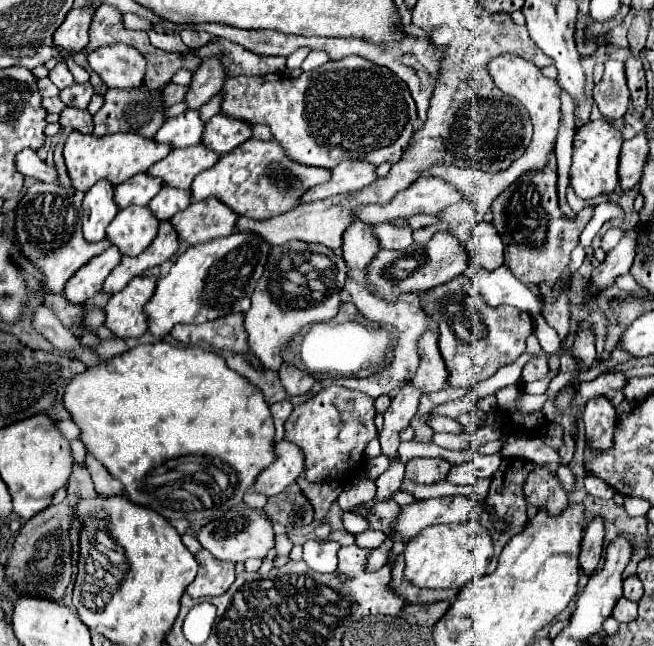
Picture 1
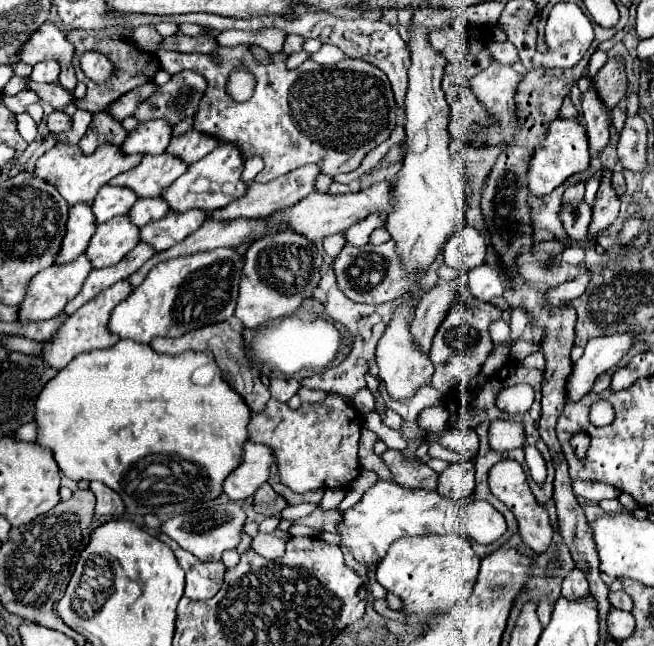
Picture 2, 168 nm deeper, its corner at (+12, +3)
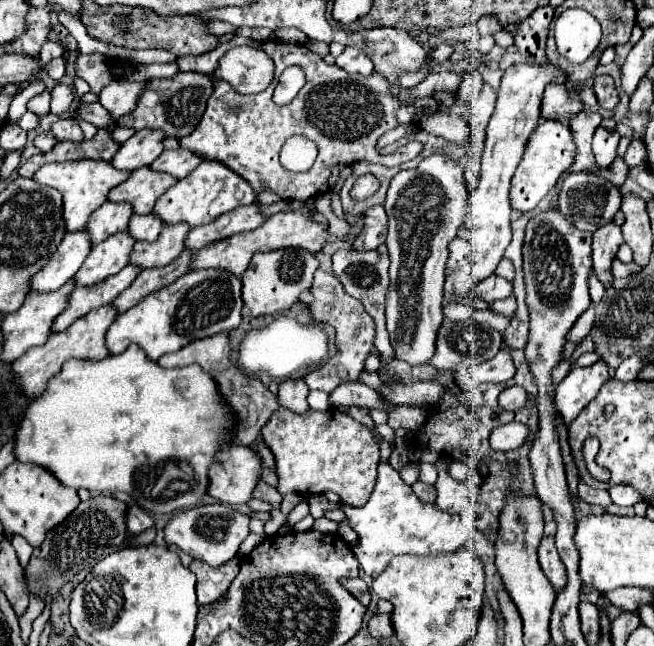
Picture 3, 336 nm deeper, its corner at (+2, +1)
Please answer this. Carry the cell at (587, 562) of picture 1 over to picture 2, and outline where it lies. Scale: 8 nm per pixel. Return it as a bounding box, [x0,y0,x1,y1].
[562,568,588,598]

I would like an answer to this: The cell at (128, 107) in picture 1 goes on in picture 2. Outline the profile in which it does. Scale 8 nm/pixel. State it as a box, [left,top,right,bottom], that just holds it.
[78,112,128,154]

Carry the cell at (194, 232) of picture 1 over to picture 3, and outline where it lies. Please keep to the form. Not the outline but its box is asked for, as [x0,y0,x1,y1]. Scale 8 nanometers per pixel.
[130,224,188,270]

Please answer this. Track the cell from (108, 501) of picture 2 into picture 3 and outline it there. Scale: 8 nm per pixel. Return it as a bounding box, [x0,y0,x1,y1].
[126,506,154,534]

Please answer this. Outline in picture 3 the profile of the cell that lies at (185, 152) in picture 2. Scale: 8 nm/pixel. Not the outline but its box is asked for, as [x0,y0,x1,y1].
[150,148,202,178]

